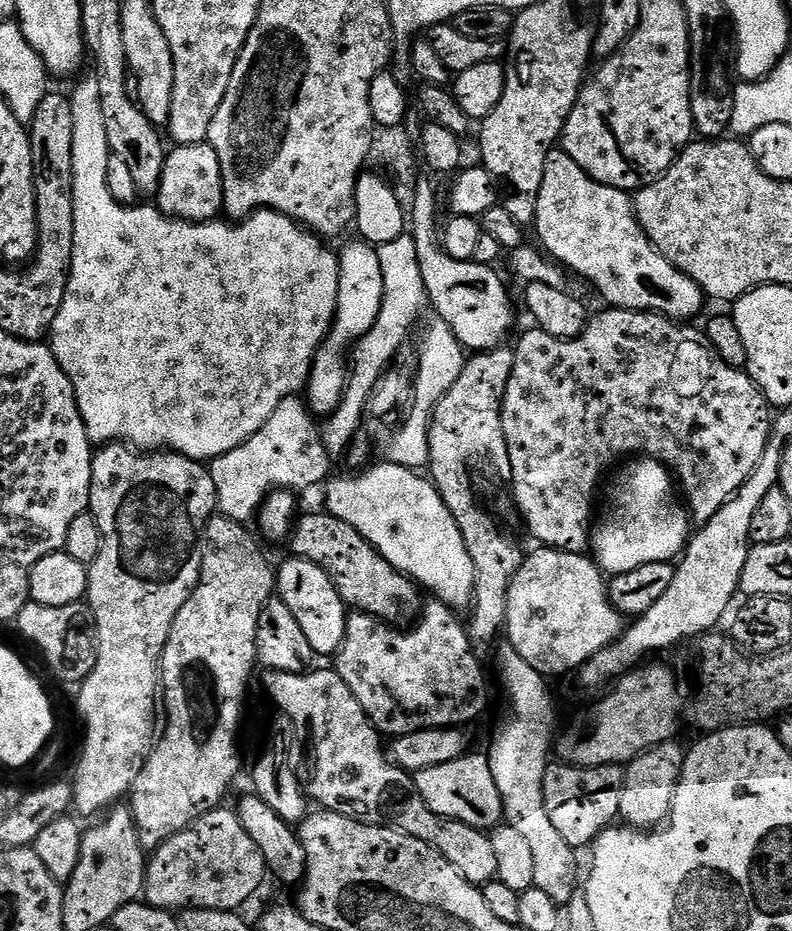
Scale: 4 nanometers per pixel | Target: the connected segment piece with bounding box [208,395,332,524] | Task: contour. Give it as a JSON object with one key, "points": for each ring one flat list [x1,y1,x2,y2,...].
{"points":[[299,395,288,396,278,404,274,413,263,424,262,430,254,434,246,443,240,444,232,451,216,457,209,465,209,472,215,479,217,509,223,516,232,521,249,523,249,519,255,517,259,508,264,503,268,494,279,489,291,492,306,490,320,482,325,483,331,475,330,462,332,455,325,448,323,433,315,426,315,419,310,415,308,406]]}

